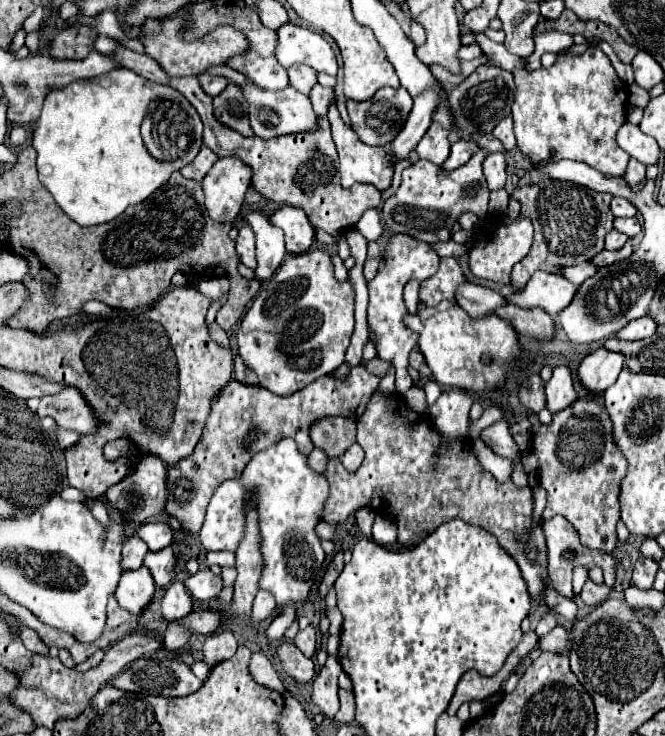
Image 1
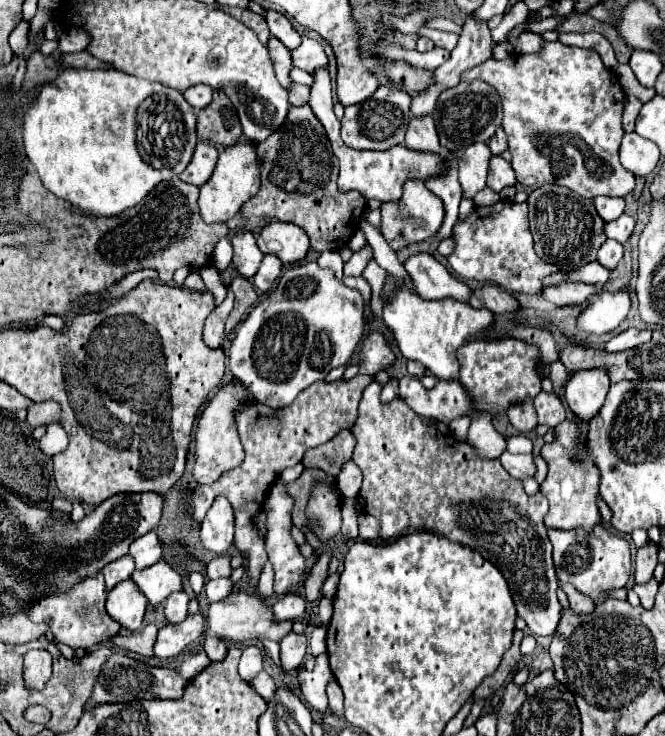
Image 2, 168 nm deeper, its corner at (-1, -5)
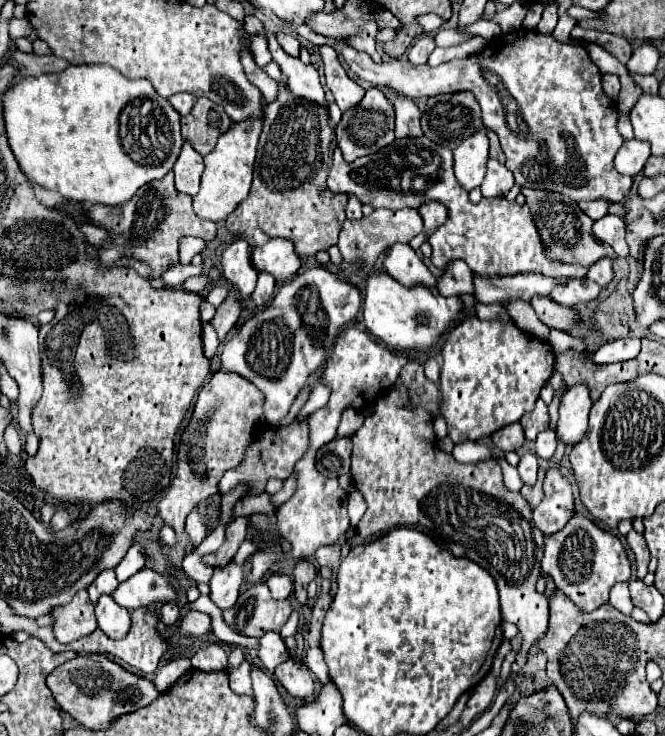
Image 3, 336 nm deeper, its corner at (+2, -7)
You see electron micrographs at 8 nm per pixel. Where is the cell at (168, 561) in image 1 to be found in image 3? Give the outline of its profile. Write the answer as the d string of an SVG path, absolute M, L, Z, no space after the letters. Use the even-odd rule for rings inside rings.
M147 568L137 572L129 580L121 582L111 596L117 604L121 604L127 610L153 608L159 602L177 602L178 600L177 592L169 582L169 578ZM167 592L169 596L165 598Z

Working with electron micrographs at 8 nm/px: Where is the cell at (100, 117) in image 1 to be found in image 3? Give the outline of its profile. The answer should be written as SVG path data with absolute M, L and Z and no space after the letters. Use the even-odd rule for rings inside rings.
M103 64L69 66L57 74L21 78L3 96L3 110L9 146L25 176L73 202L125 204L141 186L163 178L177 162L183 146L181 114L173 112L171 132L167 110L157 104L151 82L147 78L127 80L121 72ZM135 98L141 98L153 110L153 122L147 124L145 140L135 142L133 150L127 152L121 145L119 116Z

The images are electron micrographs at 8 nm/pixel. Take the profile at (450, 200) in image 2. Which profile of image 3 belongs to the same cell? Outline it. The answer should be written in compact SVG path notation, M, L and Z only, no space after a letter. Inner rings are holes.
M429 200L429 202L421 204L419 212L421 212L421 216L423 216L425 228L423 228L421 234L417 234L417 236L409 242L409 246L411 246L413 250L419 250L421 244L427 242L427 238L429 238L441 224L445 224L449 210L447 210L445 204L441 204L441 202L437 202L437 200Z

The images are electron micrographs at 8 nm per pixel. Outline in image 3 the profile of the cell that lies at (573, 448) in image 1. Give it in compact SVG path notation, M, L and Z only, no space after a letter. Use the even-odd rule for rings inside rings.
M549 468L545 474L545 498L533 512L533 522L543 534L559 532L575 514L572 486L558 468Z

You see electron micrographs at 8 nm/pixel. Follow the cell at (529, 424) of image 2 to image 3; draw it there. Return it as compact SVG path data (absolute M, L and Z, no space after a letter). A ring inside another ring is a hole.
M513 422L513 424L503 426L501 430L497 430L493 434L493 442L495 442L495 446L499 446L505 452L521 448L521 444L525 442L525 434L523 434L521 422Z

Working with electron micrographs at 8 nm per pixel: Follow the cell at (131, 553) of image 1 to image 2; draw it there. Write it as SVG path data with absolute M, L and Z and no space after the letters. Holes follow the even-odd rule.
M122 556L120 560L110 562L108 566L104 566L102 574L104 574L104 582L106 582L106 590L112 590L118 582L128 580L134 572L134 562L130 556Z

